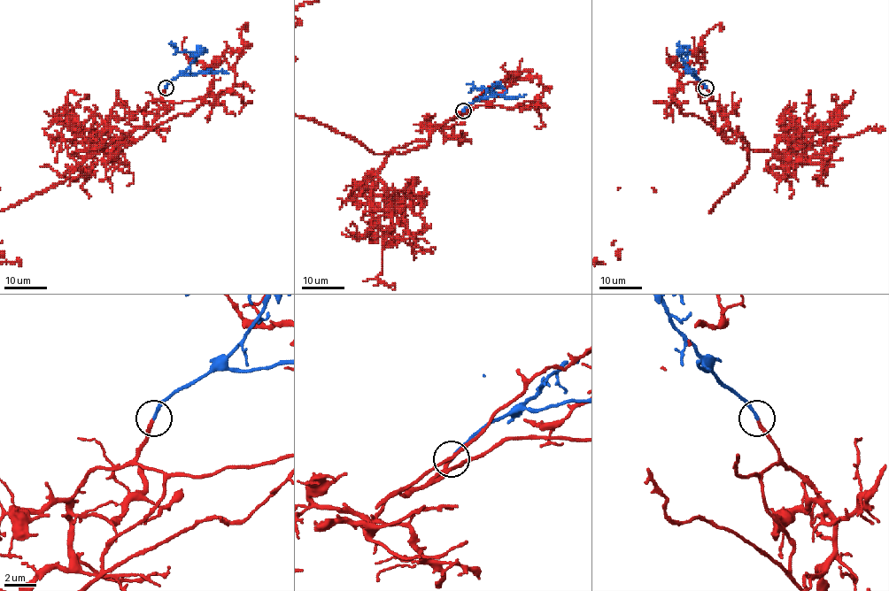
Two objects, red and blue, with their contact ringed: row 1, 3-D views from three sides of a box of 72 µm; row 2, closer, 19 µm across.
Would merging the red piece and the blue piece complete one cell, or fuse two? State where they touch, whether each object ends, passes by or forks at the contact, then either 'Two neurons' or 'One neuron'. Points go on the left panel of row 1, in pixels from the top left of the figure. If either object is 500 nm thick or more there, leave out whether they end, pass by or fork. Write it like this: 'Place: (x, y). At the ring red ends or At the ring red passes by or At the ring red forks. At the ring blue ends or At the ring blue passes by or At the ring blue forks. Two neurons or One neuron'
Place: (166, 88). At the ring red ends. At the ring blue ends. One neuron

